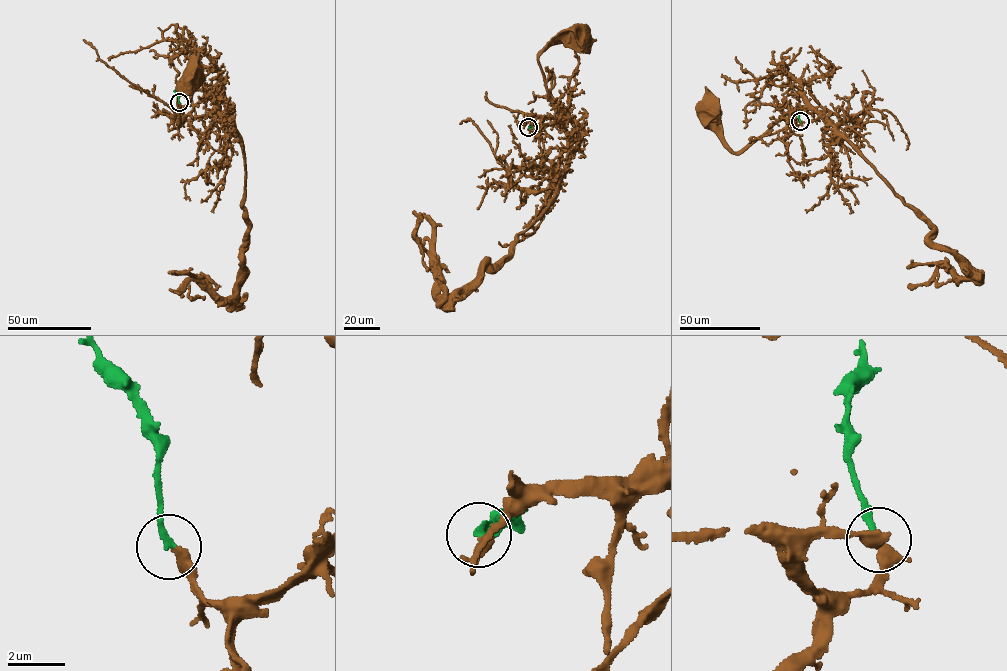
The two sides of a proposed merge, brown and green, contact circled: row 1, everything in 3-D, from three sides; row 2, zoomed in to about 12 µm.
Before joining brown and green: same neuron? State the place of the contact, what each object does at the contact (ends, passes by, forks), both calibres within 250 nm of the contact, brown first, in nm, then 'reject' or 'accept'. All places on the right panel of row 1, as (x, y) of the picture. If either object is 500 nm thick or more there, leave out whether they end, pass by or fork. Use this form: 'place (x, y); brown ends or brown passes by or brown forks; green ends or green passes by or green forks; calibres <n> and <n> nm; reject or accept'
place (800, 121); brown passes by; green ends; calibres 280 and 220 nm; accept

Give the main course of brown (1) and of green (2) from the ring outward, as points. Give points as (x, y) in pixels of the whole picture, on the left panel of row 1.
1: (179, 103), (186, 105), (197, 90), (210, 95), (197, 102), (176, 123), (180, 117), (178, 98), (191, 78)
2: (179, 103), (173, 90)

